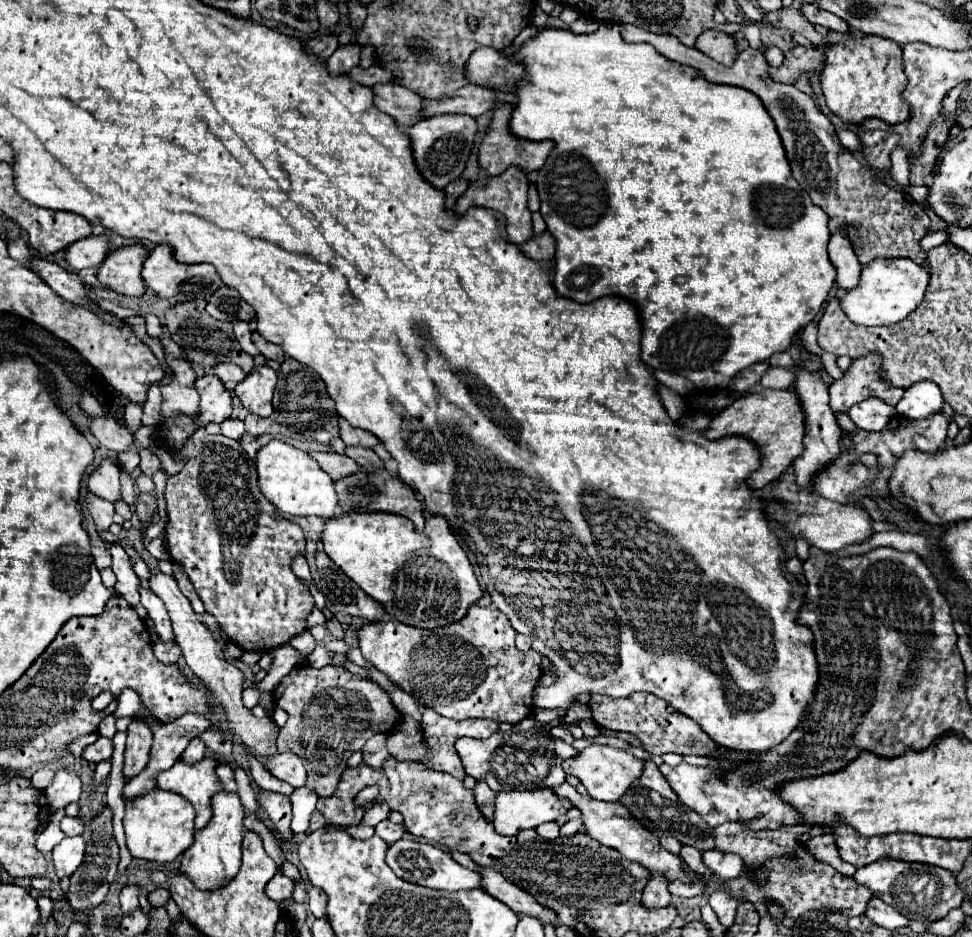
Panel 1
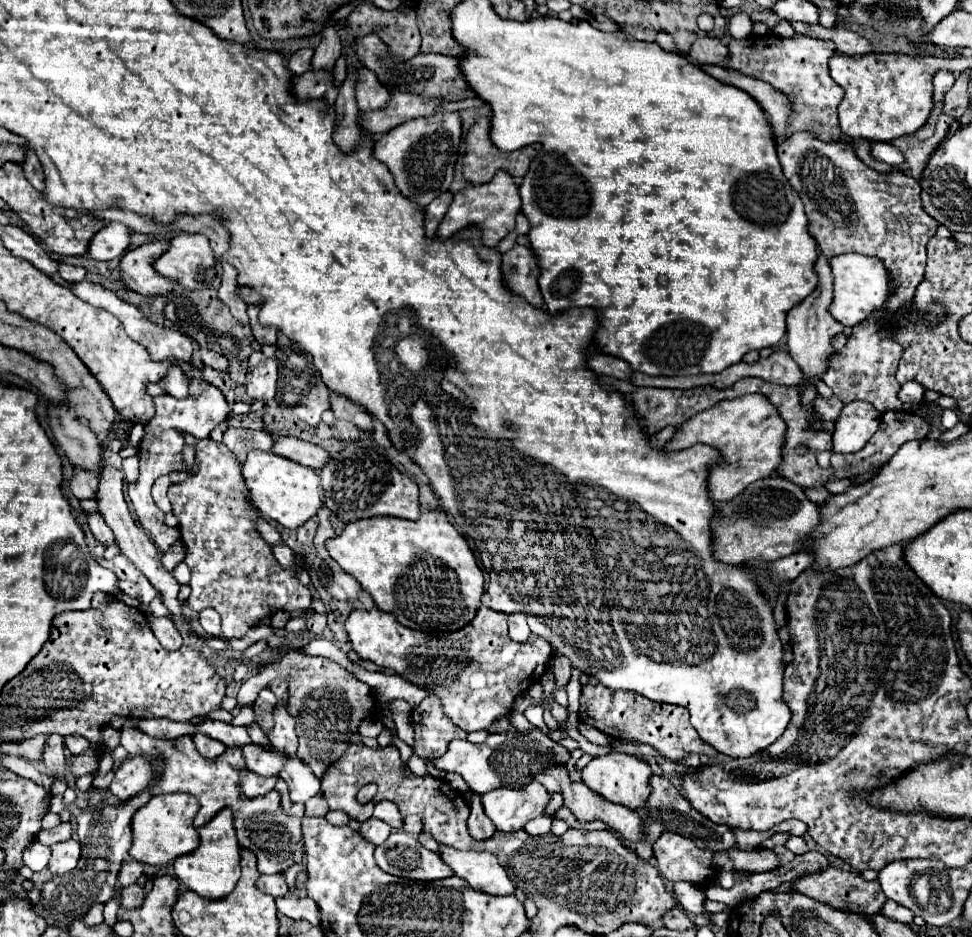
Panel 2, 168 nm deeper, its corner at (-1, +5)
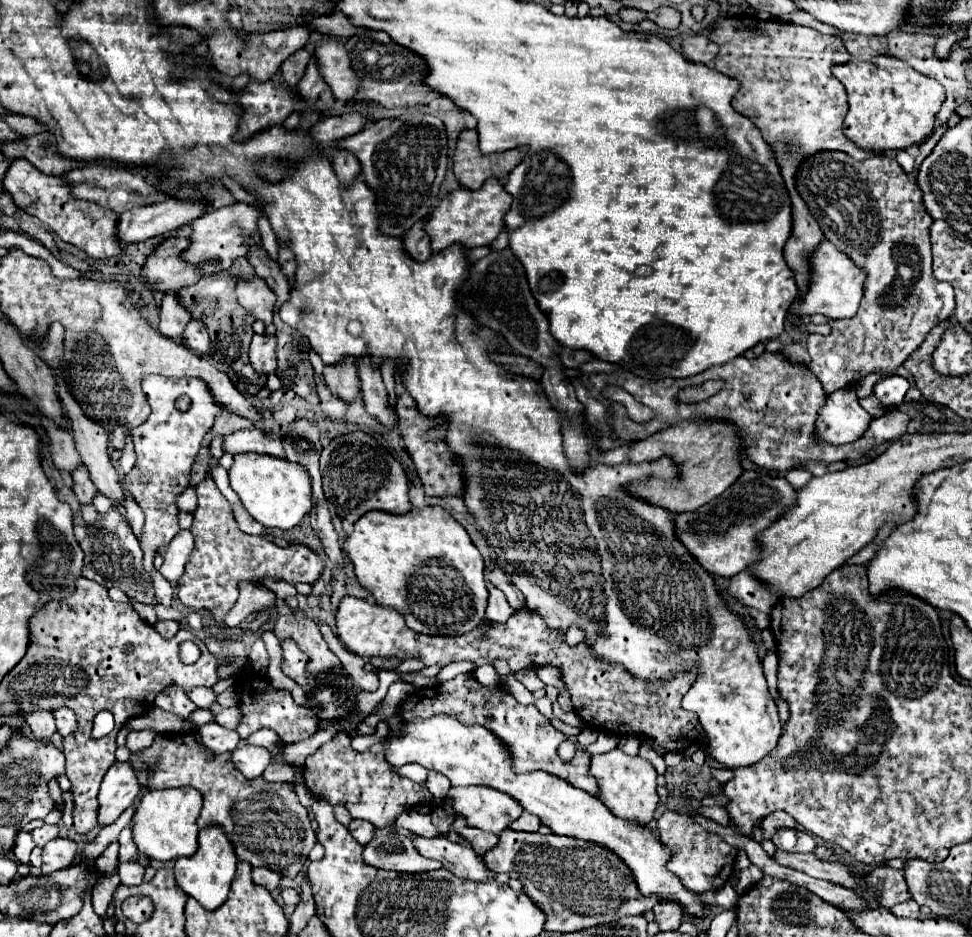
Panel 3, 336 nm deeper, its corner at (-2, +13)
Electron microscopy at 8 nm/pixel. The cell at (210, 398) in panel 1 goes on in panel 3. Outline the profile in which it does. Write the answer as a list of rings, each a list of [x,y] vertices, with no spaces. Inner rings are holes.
[[[150,375],[142,381],[142,389],[148,399],[148,405],[152,407],[152,413],[146,419],[146,423],[132,429],[132,441],[134,441],[138,459],[132,471],[124,477],[124,487],[130,491],[130,495],[136,499],[136,503],[142,507],[146,515],[140,547],[144,551],[144,569],[152,577],[156,601],[170,607],[174,597],[174,587],[154,567],[154,555],[164,545],[168,545],[172,537],[180,531],[176,521],[176,513],[178,513],[176,495],[190,483],[190,469],[194,465],[198,451],[202,449],[204,435],[214,425],[220,405],[216,405],[208,385],[200,379],[190,379],[190,377],[174,379],[174,377]],[[180,397],[190,399],[190,407],[186,411],[180,411],[176,407],[176,401]]]

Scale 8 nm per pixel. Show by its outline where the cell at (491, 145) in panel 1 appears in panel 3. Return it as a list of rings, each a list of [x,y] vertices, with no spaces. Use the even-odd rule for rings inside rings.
[[[464,129],[460,133],[456,153],[454,153],[454,175],[466,189],[480,189],[488,177],[498,177],[504,181],[510,171],[522,161],[520,149],[510,149],[502,153],[484,155],[478,149],[478,131]]]

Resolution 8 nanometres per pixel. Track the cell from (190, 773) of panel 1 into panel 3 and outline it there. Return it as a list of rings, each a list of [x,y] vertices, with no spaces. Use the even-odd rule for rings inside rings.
[[[156,733],[152,745],[134,755],[150,767],[148,789],[160,791],[160,789],[182,787],[182,785],[190,785],[190,787],[198,789],[204,797],[204,807],[198,817],[198,827],[222,825],[224,831],[228,833],[240,861],[248,861],[254,867],[270,867],[272,871],[278,871],[280,875],[286,875],[286,877],[296,877],[300,871],[304,871],[306,857],[316,843],[316,833],[310,827],[306,807],[300,805],[300,799],[290,785],[266,783],[262,777],[246,779],[232,765],[232,759],[224,761],[224,759],[216,757],[208,747],[204,747],[202,741],[198,739],[198,733]]]

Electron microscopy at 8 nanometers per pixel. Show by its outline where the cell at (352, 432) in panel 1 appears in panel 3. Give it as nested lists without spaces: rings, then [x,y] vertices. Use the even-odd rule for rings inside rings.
[[[352,361],[334,367],[324,367],[324,381],[332,395],[340,397],[346,403],[352,403],[360,393],[360,377]]]

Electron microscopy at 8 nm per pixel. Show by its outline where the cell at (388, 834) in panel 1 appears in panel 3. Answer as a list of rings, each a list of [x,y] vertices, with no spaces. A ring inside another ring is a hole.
[[[356,819],[348,825],[348,829],[356,837],[356,841],[362,843],[362,845],[366,845],[368,841],[372,841],[374,831],[376,831],[376,827],[374,825],[368,825],[368,821],[356,821]]]

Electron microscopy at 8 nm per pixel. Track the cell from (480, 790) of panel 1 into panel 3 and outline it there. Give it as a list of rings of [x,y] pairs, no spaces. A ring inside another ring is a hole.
[[[466,827],[462,831],[462,837],[466,837],[472,845],[472,849],[478,853],[478,855],[484,855],[484,851],[492,849],[496,843],[498,843],[498,835],[494,833],[484,833],[482,829],[472,829],[472,827]]]

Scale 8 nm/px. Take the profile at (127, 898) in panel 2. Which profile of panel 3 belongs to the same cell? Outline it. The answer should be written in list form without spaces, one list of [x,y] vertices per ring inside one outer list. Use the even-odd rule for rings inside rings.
[[[120,863],[118,877],[122,885],[140,885],[144,881],[144,867],[140,863]]]

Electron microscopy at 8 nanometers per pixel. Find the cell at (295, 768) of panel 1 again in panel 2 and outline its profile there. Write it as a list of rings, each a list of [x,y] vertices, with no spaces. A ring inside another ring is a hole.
[[[245,745],[243,747],[245,753],[245,761],[247,761],[247,769],[261,775],[261,777],[273,777],[279,775],[281,767],[285,765],[281,753],[277,751],[265,751],[259,745]]]

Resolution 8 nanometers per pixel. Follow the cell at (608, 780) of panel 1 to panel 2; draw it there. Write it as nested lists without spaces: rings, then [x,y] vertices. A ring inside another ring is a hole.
[[[611,753],[605,757],[595,757],[587,767],[583,767],[581,777],[583,783],[593,789],[595,793],[599,793],[601,797],[605,797],[611,803],[619,803],[625,805],[627,809],[643,809],[647,803],[647,797],[651,793],[651,767],[645,761],[639,761],[633,755],[625,755],[625,753]]]

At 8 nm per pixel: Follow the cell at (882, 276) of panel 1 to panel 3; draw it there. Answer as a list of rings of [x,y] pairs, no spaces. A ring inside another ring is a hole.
[[[822,241],[820,249],[814,251],[812,255],[812,283],[808,293],[800,299],[800,303],[792,305],[796,307],[794,311],[798,315],[826,315],[828,319],[844,319],[844,317],[854,317],[858,307],[860,307],[860,299],[864,295],[864,281],[866,281],[866,273],[864,269],[860,269],[848,255],[840,253],[830,241]]]

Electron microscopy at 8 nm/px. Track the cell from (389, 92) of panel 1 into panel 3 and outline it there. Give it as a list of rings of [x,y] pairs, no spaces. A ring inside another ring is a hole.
[[[328,41],[314,49],[320,73],[340,101],[352,99],[360,91],[360,77],[352,69],[352,61],[342,41]]]

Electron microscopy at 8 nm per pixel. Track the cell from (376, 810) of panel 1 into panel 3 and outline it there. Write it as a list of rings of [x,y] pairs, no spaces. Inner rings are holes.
[[[416,809],[404,811],[398,819],[396,819],[396,827],[400,829],[408,829],[412,833],[418,833],[422,837],[436,837],[440,835],[436,831],[436,827],[430,823],[430,815],[428,813],[418,813]]]

